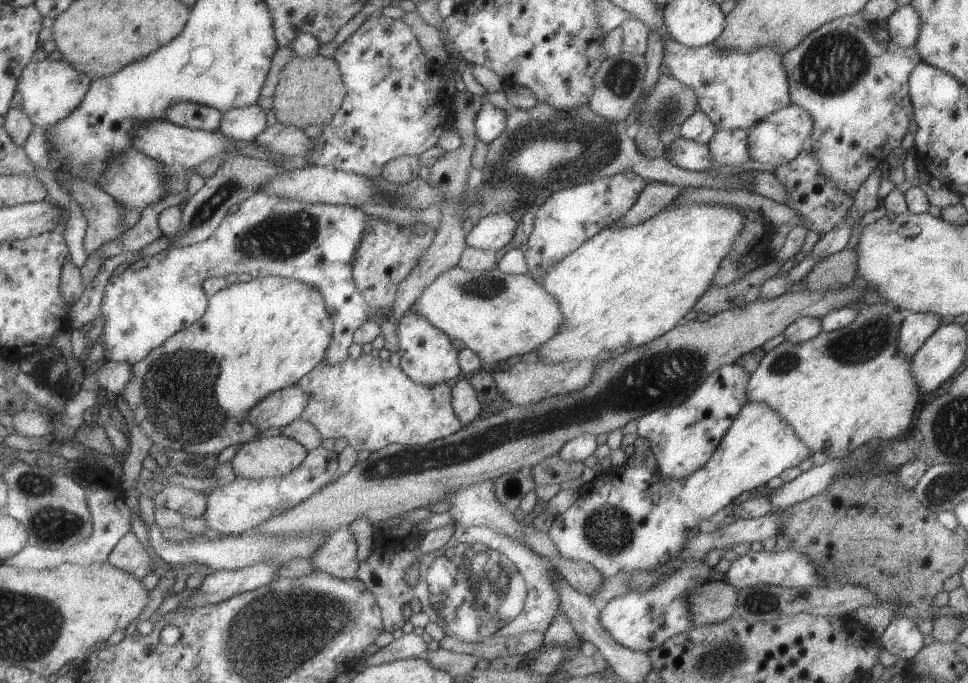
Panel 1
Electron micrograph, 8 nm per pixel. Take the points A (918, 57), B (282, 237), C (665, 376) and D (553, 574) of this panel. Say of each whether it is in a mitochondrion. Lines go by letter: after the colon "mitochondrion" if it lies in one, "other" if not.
A: other
B: mitochondrion
C: mitochondrion
D: other

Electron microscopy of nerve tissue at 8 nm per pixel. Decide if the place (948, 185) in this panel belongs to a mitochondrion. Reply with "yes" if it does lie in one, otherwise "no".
no

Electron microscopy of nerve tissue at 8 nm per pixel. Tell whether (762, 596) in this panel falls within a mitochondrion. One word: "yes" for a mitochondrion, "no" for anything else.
yes

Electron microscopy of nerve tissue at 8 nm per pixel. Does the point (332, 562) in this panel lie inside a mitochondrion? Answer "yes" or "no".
no

